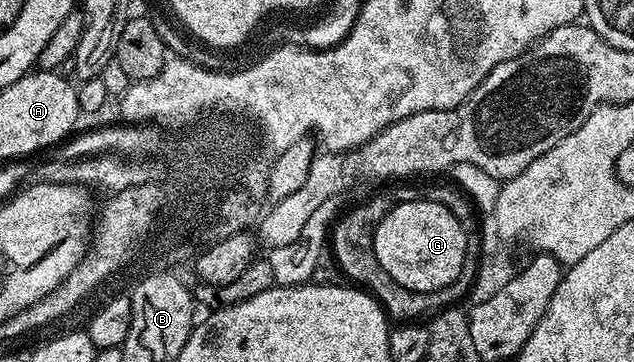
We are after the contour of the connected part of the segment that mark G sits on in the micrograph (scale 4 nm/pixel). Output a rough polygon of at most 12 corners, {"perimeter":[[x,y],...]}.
{"perimeter":[[396,204],[372,252],[398,285],[437,291],[462,271],[468,233],[446,205]]}

